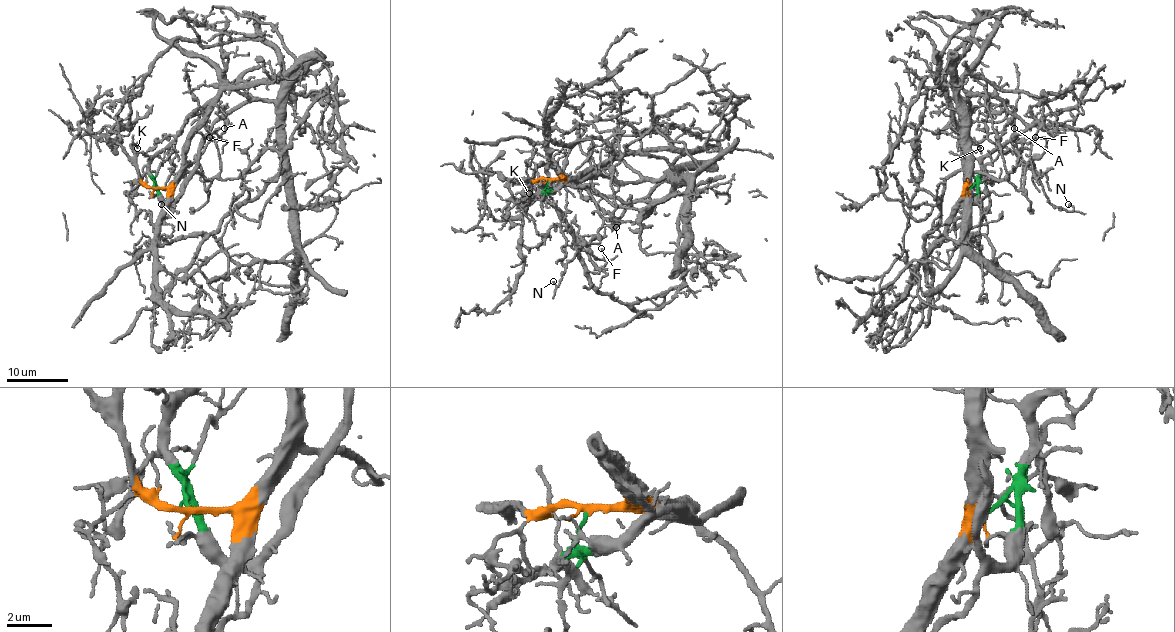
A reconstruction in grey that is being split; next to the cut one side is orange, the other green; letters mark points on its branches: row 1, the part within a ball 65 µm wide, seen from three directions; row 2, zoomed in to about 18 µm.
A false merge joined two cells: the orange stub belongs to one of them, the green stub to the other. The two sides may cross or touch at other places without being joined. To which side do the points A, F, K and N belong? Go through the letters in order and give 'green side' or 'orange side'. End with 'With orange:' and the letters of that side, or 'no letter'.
A: orange side
F: orange side
K: orange side
N: orange side
With orange: A, F, K, N

